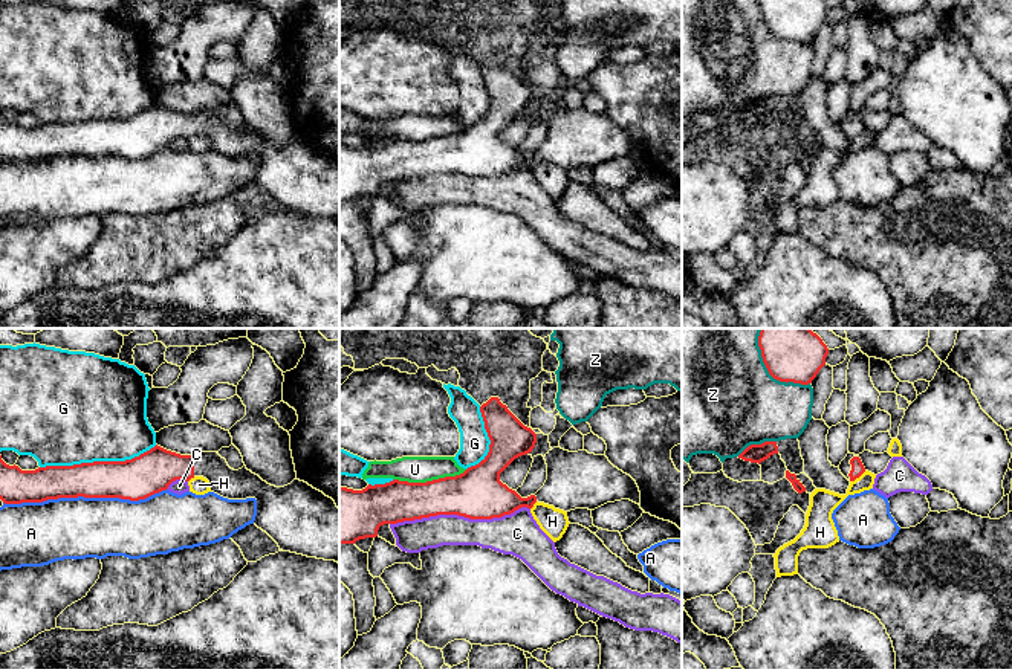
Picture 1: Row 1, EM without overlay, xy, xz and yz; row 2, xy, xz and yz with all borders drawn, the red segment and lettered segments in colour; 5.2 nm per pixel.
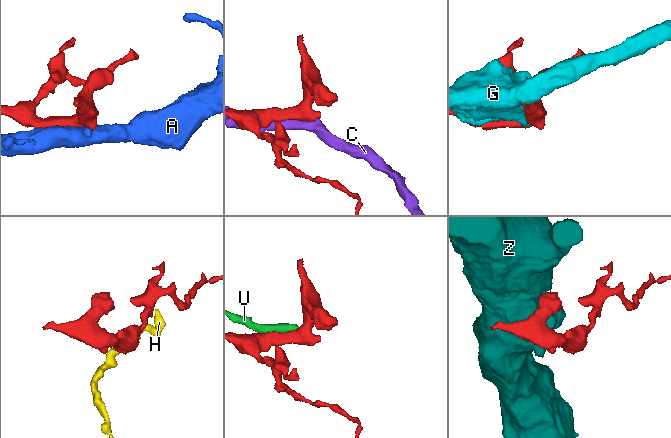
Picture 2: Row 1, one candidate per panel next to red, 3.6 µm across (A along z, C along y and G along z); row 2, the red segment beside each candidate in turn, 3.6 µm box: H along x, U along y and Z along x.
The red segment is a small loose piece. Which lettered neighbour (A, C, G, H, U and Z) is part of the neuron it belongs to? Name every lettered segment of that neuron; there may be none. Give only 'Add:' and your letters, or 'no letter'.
Add: no letter

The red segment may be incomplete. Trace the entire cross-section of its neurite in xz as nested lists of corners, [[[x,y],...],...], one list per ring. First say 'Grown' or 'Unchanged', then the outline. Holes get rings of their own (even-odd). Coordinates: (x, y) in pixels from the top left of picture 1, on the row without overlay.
Grown. [[[498,55],[480,64],[491,98],[488,113],[456,134],[427,141],[393,137],[362,148],[339,144],[339,202],[376,196],[384,182],[437,173],[492,177],[521,165],[544,160],[570,170],[595,168],[607,160],[630,157],[641,162],[636,139],[615,125],[605,113],[553,105],[544,115],[547,137],[527,156],[500,139],[500,131],[518,115],[532,110],[537,92],[524,84]]]

